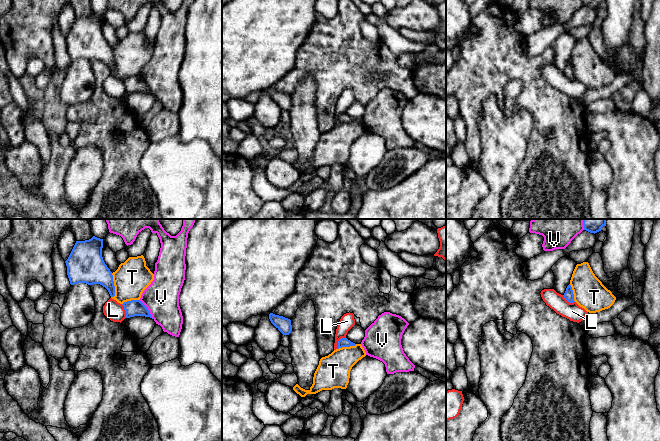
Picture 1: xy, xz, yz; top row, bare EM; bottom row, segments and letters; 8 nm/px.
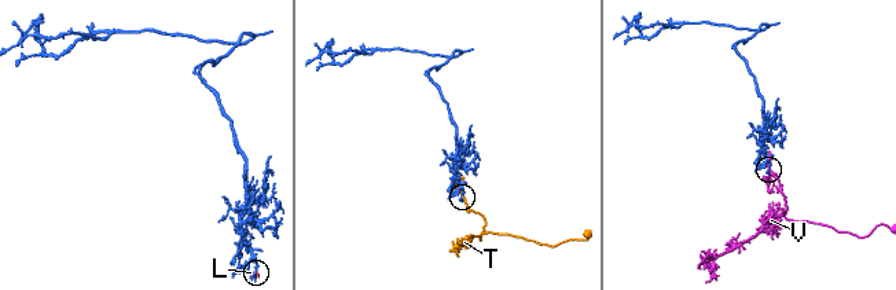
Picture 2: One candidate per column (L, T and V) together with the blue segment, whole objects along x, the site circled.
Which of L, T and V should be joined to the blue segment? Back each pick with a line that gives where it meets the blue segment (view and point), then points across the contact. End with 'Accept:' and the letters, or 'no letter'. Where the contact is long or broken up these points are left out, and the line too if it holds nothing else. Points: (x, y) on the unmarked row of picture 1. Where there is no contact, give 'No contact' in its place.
Accept: no letter

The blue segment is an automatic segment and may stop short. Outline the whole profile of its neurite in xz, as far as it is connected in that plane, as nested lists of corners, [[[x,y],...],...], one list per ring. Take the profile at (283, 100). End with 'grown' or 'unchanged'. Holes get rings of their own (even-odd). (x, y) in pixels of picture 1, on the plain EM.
[[[273,89],[269,90],[269,95],[271,99],[283,110],[289,111],[292,107],[291,96],[283,92],[275,91]]]; unchanged

